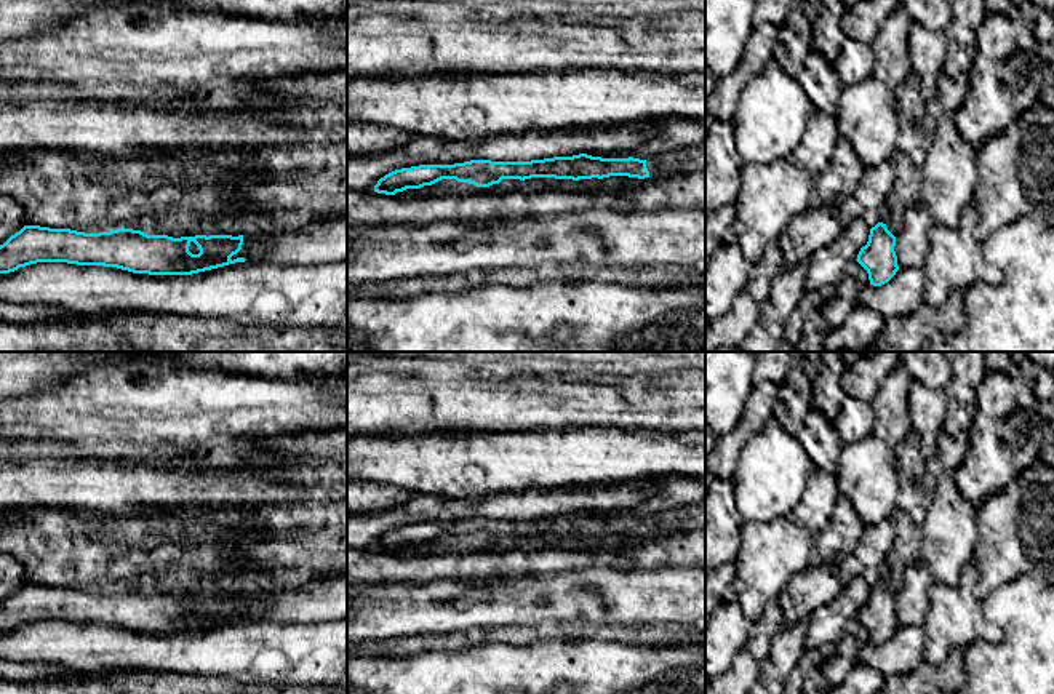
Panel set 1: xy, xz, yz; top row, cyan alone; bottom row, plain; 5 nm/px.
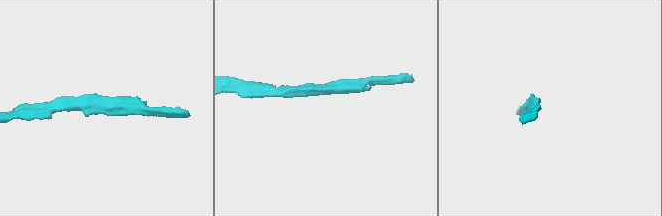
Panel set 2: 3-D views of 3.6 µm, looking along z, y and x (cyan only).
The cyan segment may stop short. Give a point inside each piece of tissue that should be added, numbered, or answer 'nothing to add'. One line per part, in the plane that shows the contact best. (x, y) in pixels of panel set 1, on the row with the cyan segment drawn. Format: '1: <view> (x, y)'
1: xz (688, 160)

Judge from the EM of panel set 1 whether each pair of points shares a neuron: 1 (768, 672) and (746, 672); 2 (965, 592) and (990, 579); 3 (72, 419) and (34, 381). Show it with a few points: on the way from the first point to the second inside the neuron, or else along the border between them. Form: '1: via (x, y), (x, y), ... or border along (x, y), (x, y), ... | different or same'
1: border along (757, 662), (760, 677) | different
2: border along (973, 560), (978, 570), (974, 592), (982, 600) | different
3: border along (61, 371), (61, 381), (48, 392), (16, 397) | different

